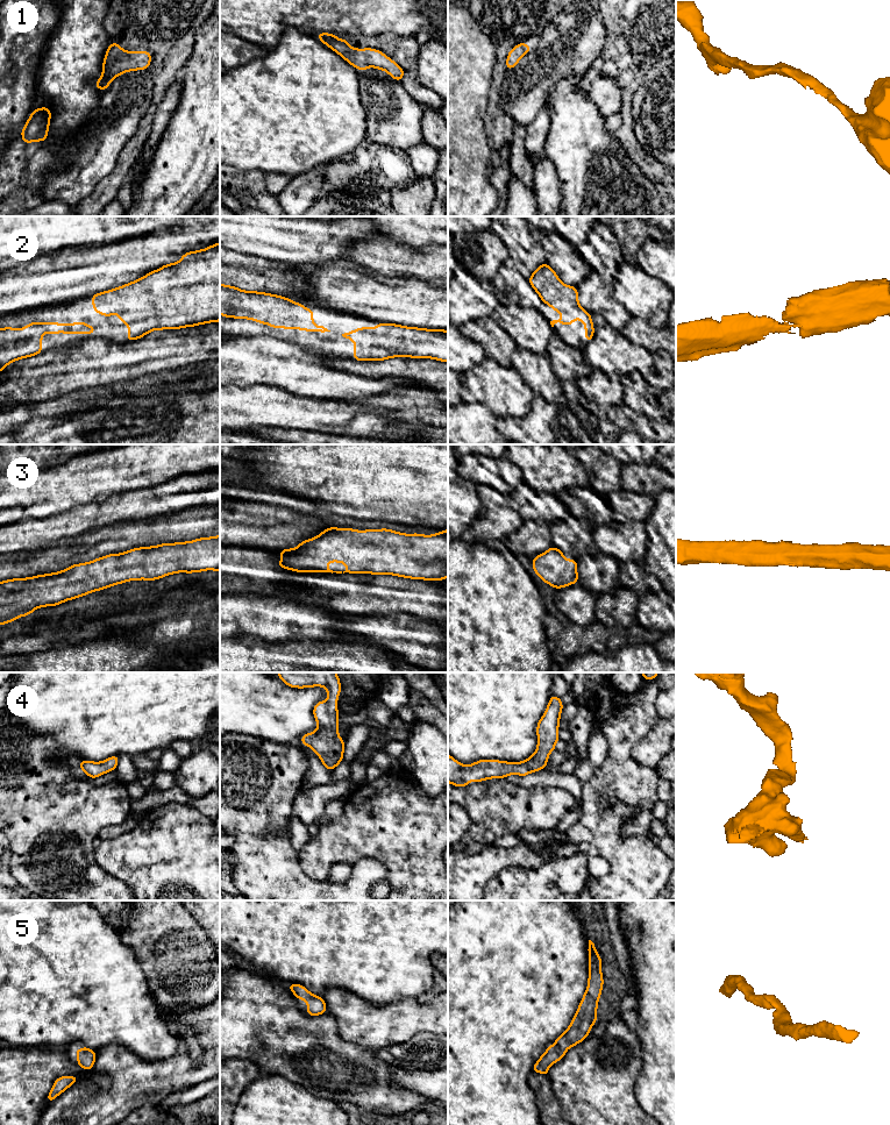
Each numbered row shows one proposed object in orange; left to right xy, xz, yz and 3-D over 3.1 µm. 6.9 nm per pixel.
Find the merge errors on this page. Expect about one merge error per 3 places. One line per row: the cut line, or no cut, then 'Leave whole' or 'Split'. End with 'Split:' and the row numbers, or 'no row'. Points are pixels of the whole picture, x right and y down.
1: No split. Leave whole
2: No split. Leave whole
3: No split. Leave whole
4: No split. Leave whole
5: No split. Leave whole
Split: no row

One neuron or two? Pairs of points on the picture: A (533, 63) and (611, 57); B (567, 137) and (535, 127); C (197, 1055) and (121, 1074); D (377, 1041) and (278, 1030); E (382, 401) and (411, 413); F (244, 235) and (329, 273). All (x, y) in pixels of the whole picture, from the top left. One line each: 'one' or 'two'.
A: two
B: two
C: two
D: two
E: one
F: two

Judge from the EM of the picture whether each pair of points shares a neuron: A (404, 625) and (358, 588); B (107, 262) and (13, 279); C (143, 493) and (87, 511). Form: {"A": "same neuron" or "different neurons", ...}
{"A": "different neurons", "B": "same neuron", "C": "same neuron"}

